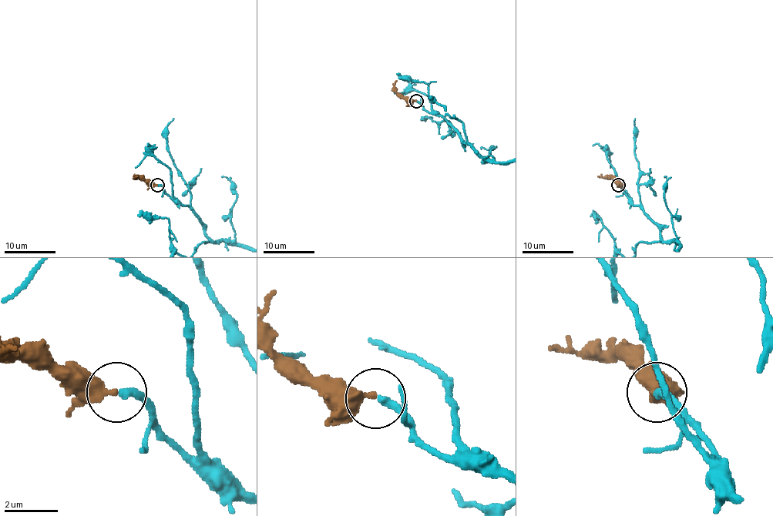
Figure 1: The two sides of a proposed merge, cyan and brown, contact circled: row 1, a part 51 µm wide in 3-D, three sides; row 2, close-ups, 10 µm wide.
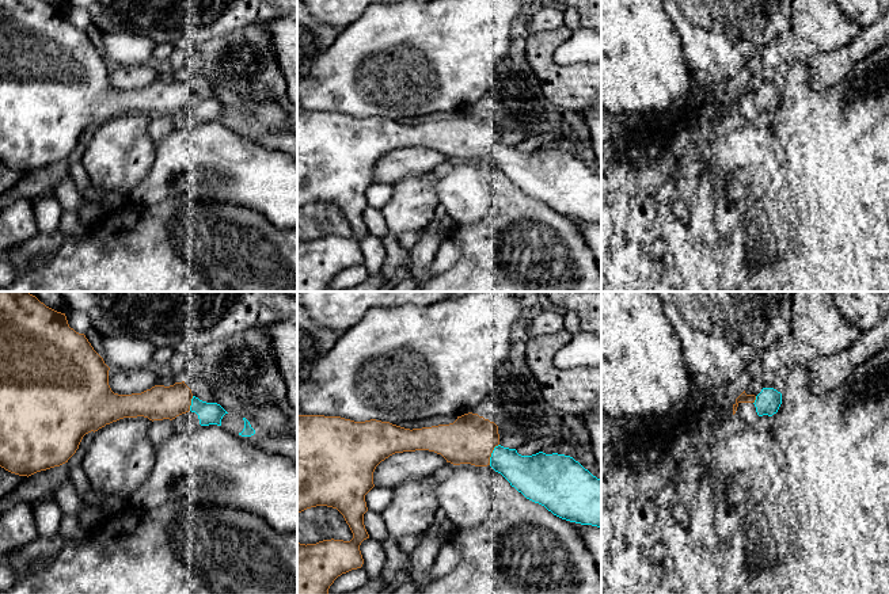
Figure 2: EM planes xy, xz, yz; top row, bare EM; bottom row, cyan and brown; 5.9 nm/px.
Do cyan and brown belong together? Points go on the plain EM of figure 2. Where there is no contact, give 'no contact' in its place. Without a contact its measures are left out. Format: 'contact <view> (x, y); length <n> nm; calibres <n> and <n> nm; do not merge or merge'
contact xz (492, 151); length 140 nm; calibres 220 and 280 nm; merge

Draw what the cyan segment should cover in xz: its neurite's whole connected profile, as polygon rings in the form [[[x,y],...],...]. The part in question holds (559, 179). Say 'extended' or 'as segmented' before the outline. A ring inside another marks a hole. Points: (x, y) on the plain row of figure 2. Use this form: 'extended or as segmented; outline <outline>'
extended; outline [[[468,108],[449,121],[413,126],[376,115],[354,118],[341,113],[299,111],[297,210],[316,202],[337,205],[353,235],[331,235],[307,241],[297,239],[297,292],[328,292],[328,285],[338,273],[362,263],[360,241],[369,235],[364,221],[364,210],[368,207],[365,191],[375,183],[373,168],[390,152],[415,146],[434,148],[453,161],[490,161],[527,195],[544,202],[554,212],[601,224],[600,175],[570,152],[543,148],[521,152],[516,145],[501,142],[498,122],[478,110]]]

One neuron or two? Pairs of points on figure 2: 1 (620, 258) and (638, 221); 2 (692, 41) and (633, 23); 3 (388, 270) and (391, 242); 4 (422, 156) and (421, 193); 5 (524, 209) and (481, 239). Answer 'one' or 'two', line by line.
1: two
2: two
3: one
4: two
5: one

